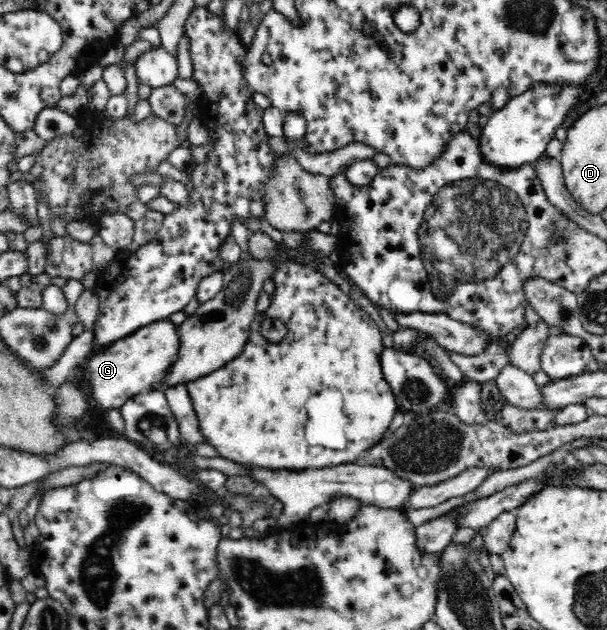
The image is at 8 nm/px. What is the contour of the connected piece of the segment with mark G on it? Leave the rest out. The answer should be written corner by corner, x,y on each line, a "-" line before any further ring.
171,319
155,321
133,334
93,351
76,369
87,397
105,409
120,409
133,396
155,389
178,357
178,327

